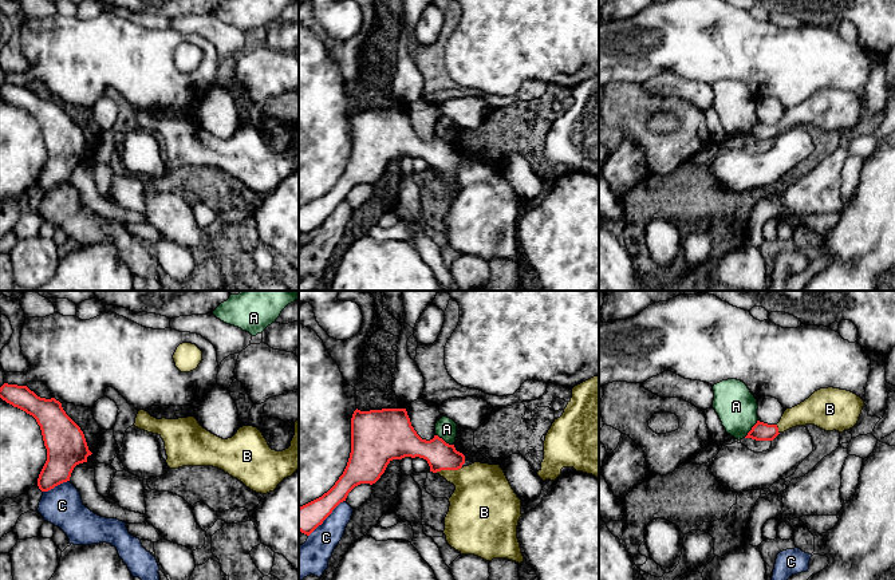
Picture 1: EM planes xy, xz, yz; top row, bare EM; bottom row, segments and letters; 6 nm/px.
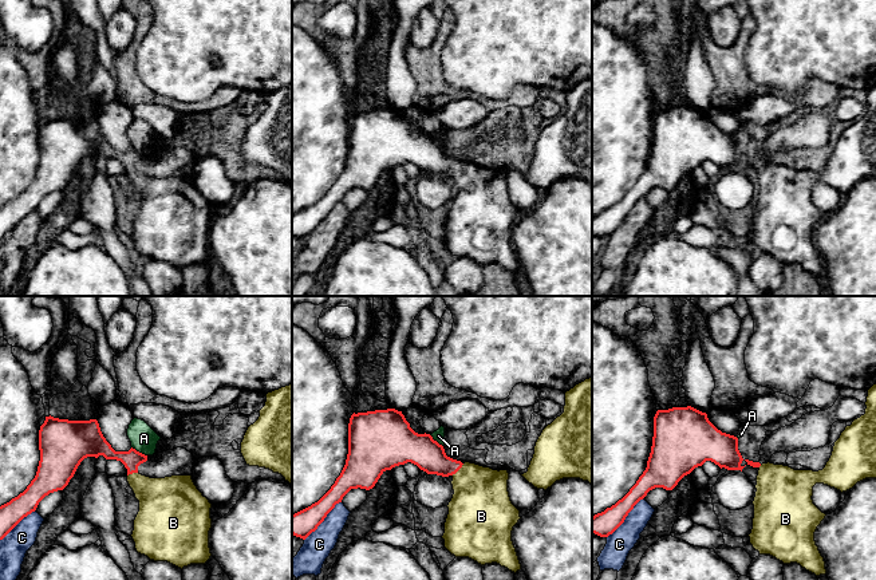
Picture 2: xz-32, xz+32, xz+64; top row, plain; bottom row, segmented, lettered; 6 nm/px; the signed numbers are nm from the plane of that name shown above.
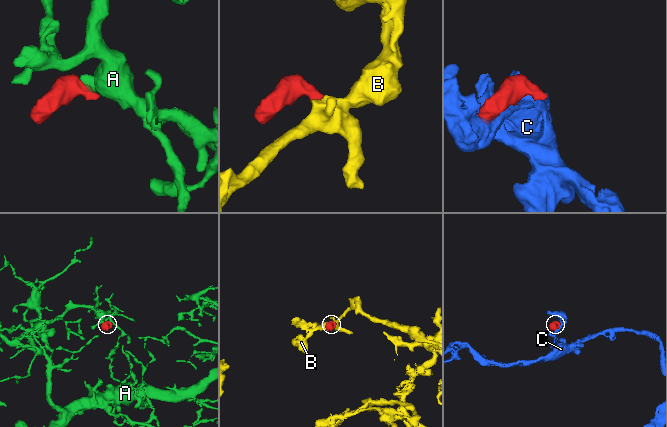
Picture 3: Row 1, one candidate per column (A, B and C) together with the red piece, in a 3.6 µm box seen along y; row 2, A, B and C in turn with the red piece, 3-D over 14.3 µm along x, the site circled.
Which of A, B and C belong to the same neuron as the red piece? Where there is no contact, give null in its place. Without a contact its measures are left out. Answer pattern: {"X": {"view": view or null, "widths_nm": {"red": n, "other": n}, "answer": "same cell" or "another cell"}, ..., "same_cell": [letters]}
{"A": {"view": "xz", "widths_nm": {"red": 190, "other": 130}, "answer": "another cell"}, "B": {"view": "xz", "widths_nm": {"red": 170, "other": 340}, "answer": "same cell"}, "C": {"view": "xz", "widths_nm": {"red": 160, "other": 190}, "answer": "another cell"}, "same_cell": ["B"]}

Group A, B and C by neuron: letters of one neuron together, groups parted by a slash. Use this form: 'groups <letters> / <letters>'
groups A / B / C

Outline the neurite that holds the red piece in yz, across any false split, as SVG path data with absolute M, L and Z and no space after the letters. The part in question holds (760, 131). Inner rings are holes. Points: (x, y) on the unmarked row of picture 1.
M820 88L800 104L786 108L777 125L757 121L745 138L773 141L780 133L805 125L843 133L857 123L863 106L864 100L851 91Z

